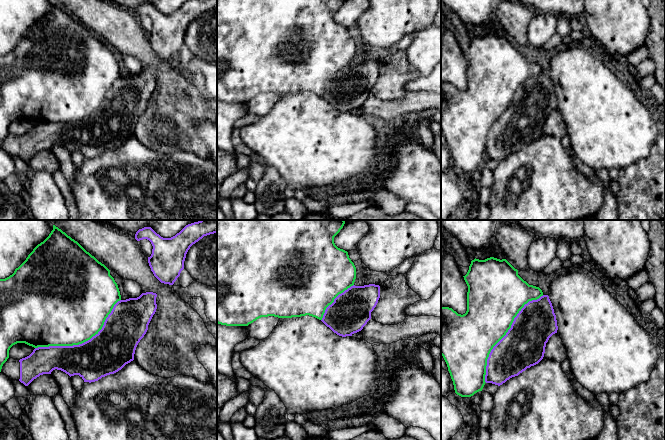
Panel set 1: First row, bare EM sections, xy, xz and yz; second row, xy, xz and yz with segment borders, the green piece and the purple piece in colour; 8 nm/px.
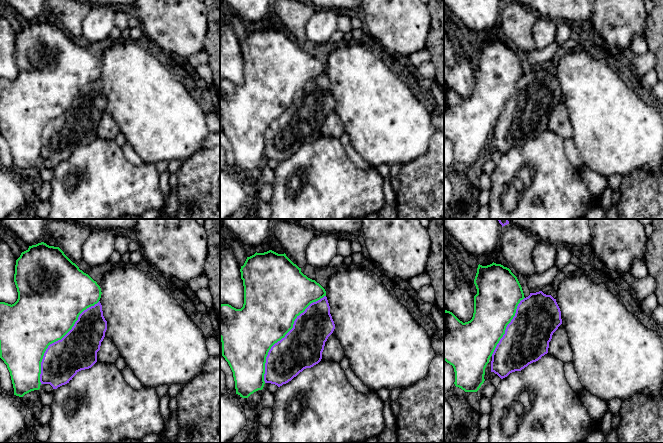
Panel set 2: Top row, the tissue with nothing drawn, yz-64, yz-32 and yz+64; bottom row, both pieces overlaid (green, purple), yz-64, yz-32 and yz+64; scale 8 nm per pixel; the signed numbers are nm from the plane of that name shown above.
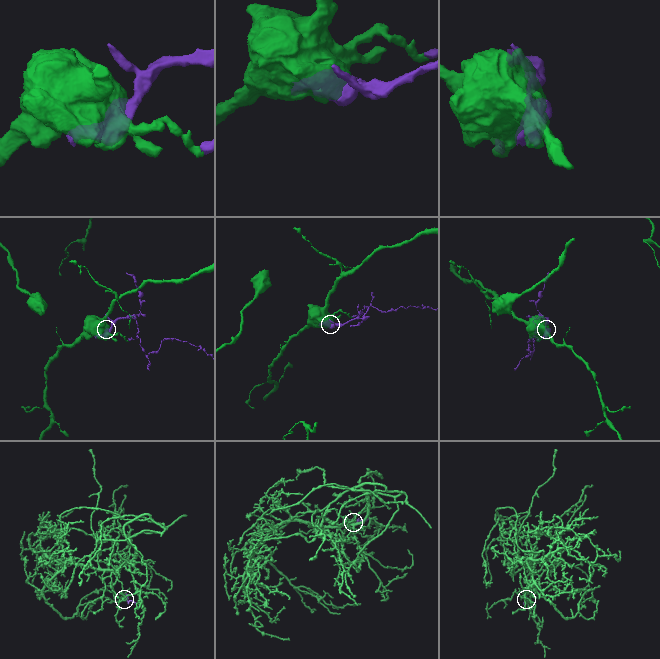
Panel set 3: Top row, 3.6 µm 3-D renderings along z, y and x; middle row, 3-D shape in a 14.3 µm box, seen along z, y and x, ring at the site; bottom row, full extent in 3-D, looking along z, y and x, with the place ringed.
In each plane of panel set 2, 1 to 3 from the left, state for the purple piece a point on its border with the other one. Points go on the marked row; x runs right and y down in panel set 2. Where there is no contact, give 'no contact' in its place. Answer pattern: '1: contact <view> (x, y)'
1: contact yz-64 (57, 340)
2: contact yz-32 (283, 337)
3: contact yz+64 (506, 326)

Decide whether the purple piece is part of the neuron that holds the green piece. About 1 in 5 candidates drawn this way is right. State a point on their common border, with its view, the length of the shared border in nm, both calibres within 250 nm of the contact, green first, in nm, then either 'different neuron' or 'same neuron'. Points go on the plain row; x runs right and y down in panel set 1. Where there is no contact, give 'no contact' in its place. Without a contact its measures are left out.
contact xy (82, 118); length 800 nm; calibres 500 and 340 nm; different neuron

